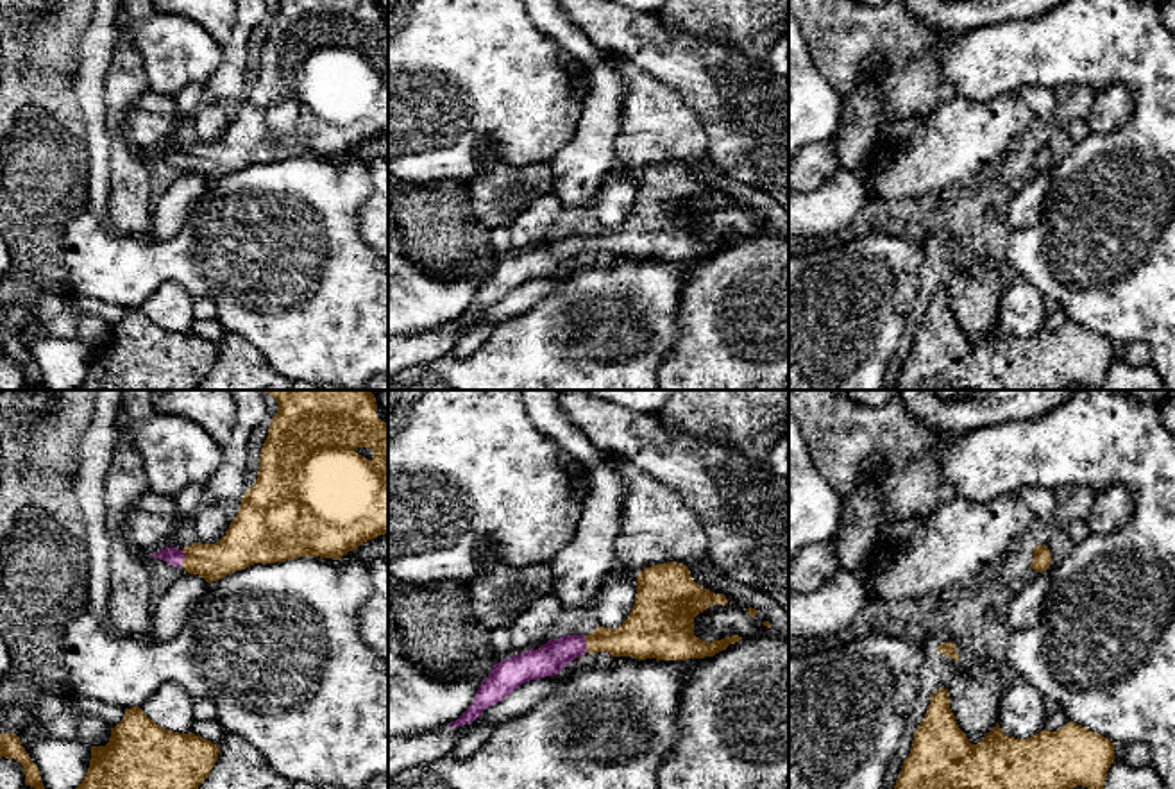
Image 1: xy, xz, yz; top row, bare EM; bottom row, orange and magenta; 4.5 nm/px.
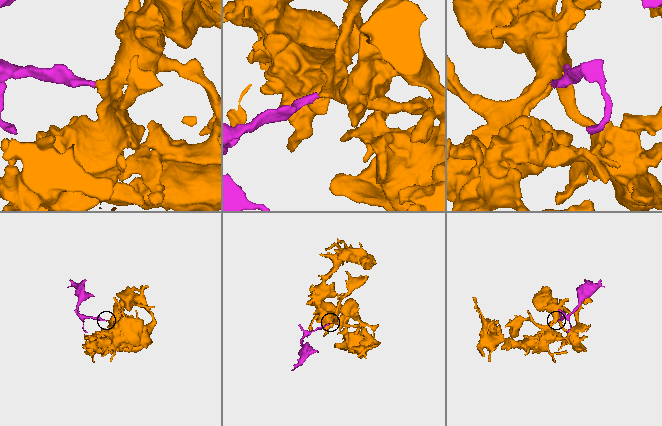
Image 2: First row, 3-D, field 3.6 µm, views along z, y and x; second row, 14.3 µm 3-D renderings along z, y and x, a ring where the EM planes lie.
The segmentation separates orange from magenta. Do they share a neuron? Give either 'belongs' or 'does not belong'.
belongs

